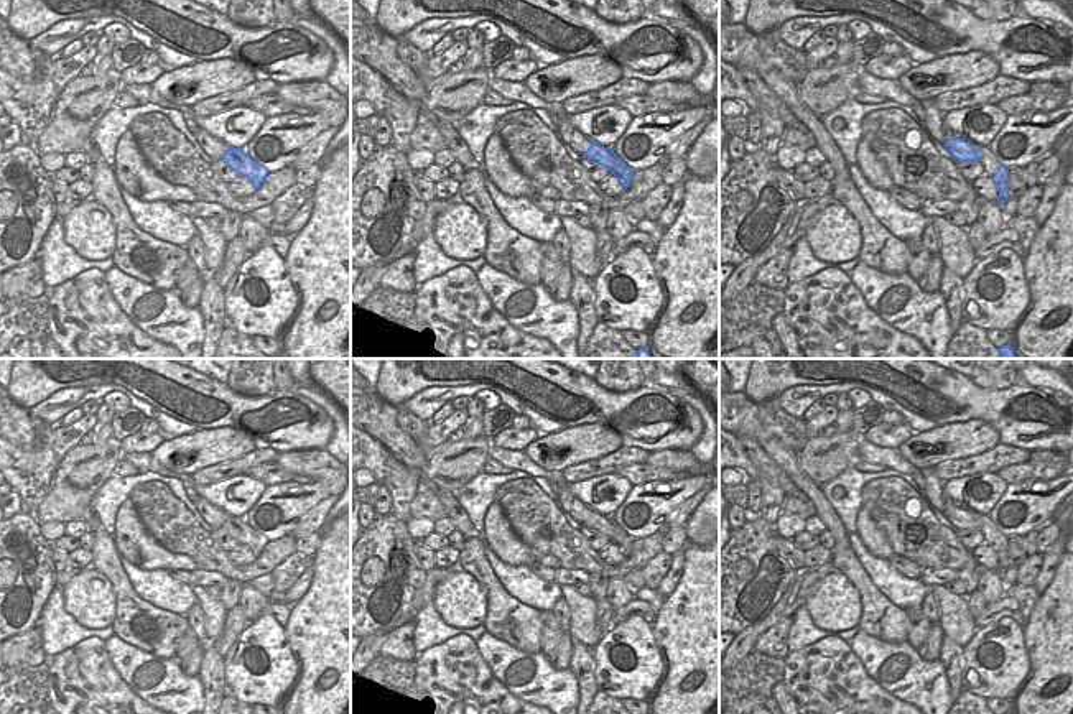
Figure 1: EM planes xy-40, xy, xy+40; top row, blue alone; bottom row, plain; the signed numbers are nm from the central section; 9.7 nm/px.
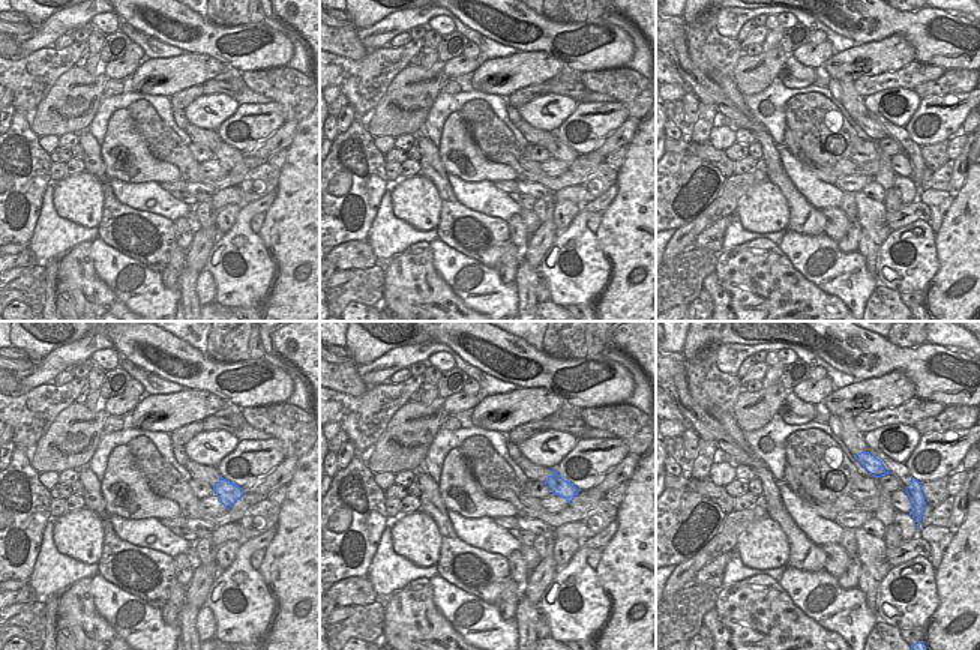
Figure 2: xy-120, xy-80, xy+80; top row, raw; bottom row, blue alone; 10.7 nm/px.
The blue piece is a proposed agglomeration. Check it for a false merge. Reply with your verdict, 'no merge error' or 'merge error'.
merge error

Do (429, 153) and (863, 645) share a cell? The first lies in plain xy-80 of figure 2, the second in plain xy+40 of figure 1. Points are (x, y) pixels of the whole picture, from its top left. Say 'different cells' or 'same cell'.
different cells

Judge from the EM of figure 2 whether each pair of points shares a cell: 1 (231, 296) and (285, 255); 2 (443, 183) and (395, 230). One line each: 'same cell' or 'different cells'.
1: different cells
2: different cells

